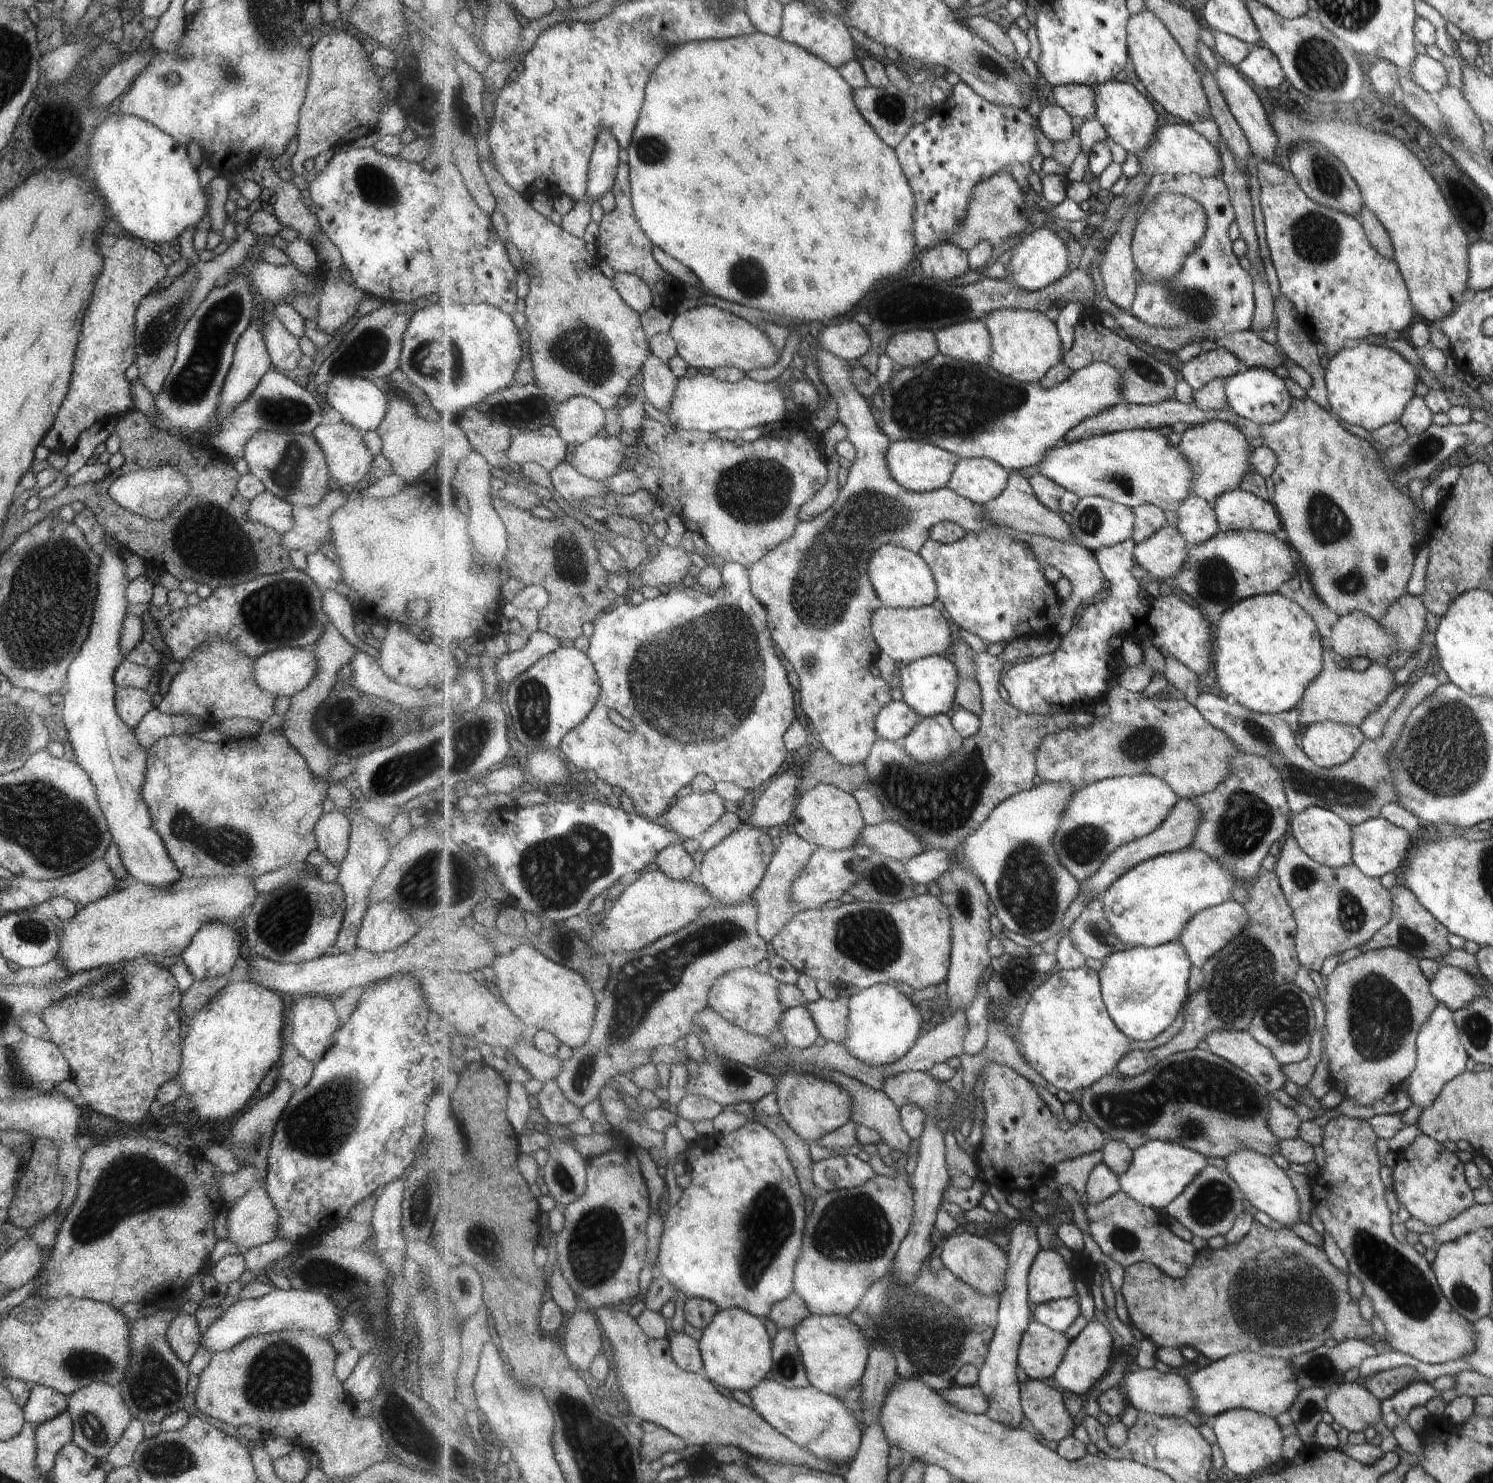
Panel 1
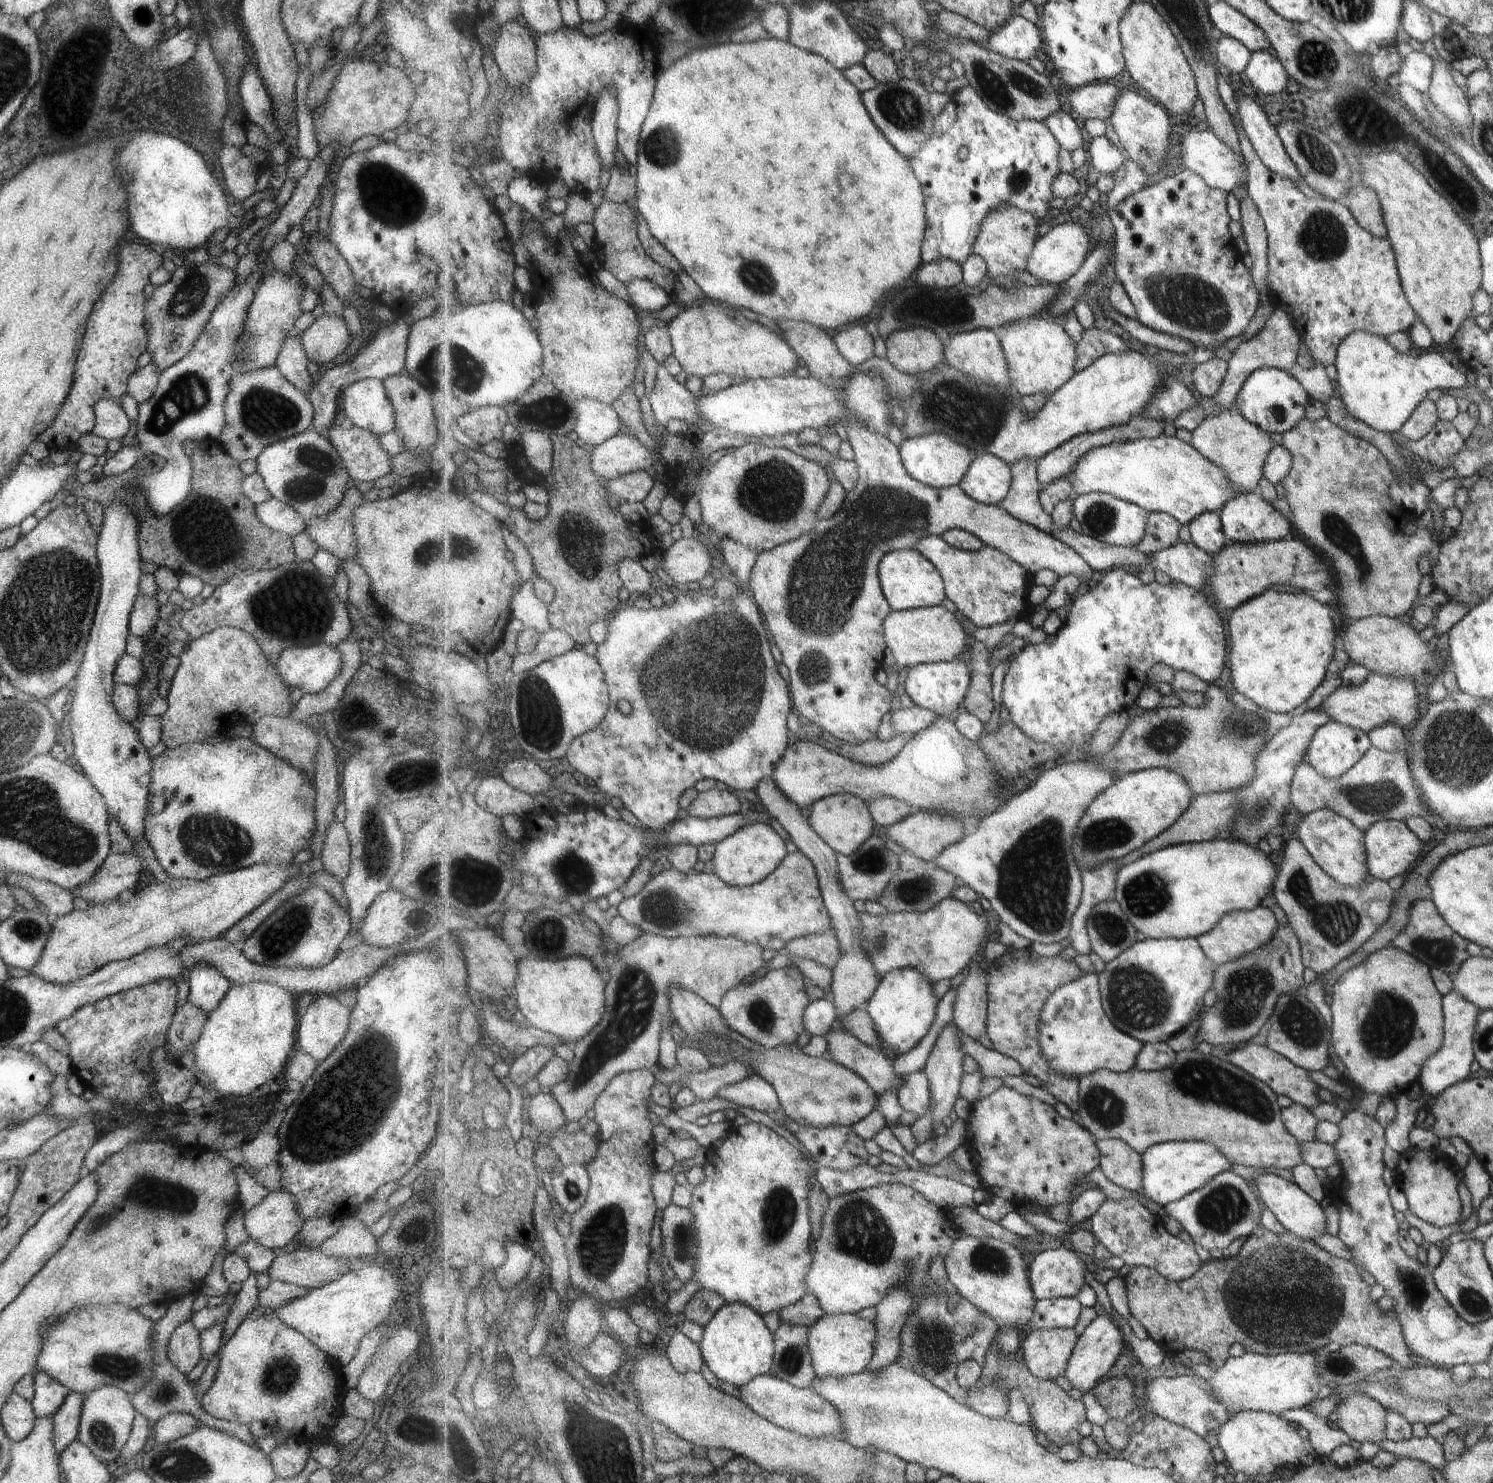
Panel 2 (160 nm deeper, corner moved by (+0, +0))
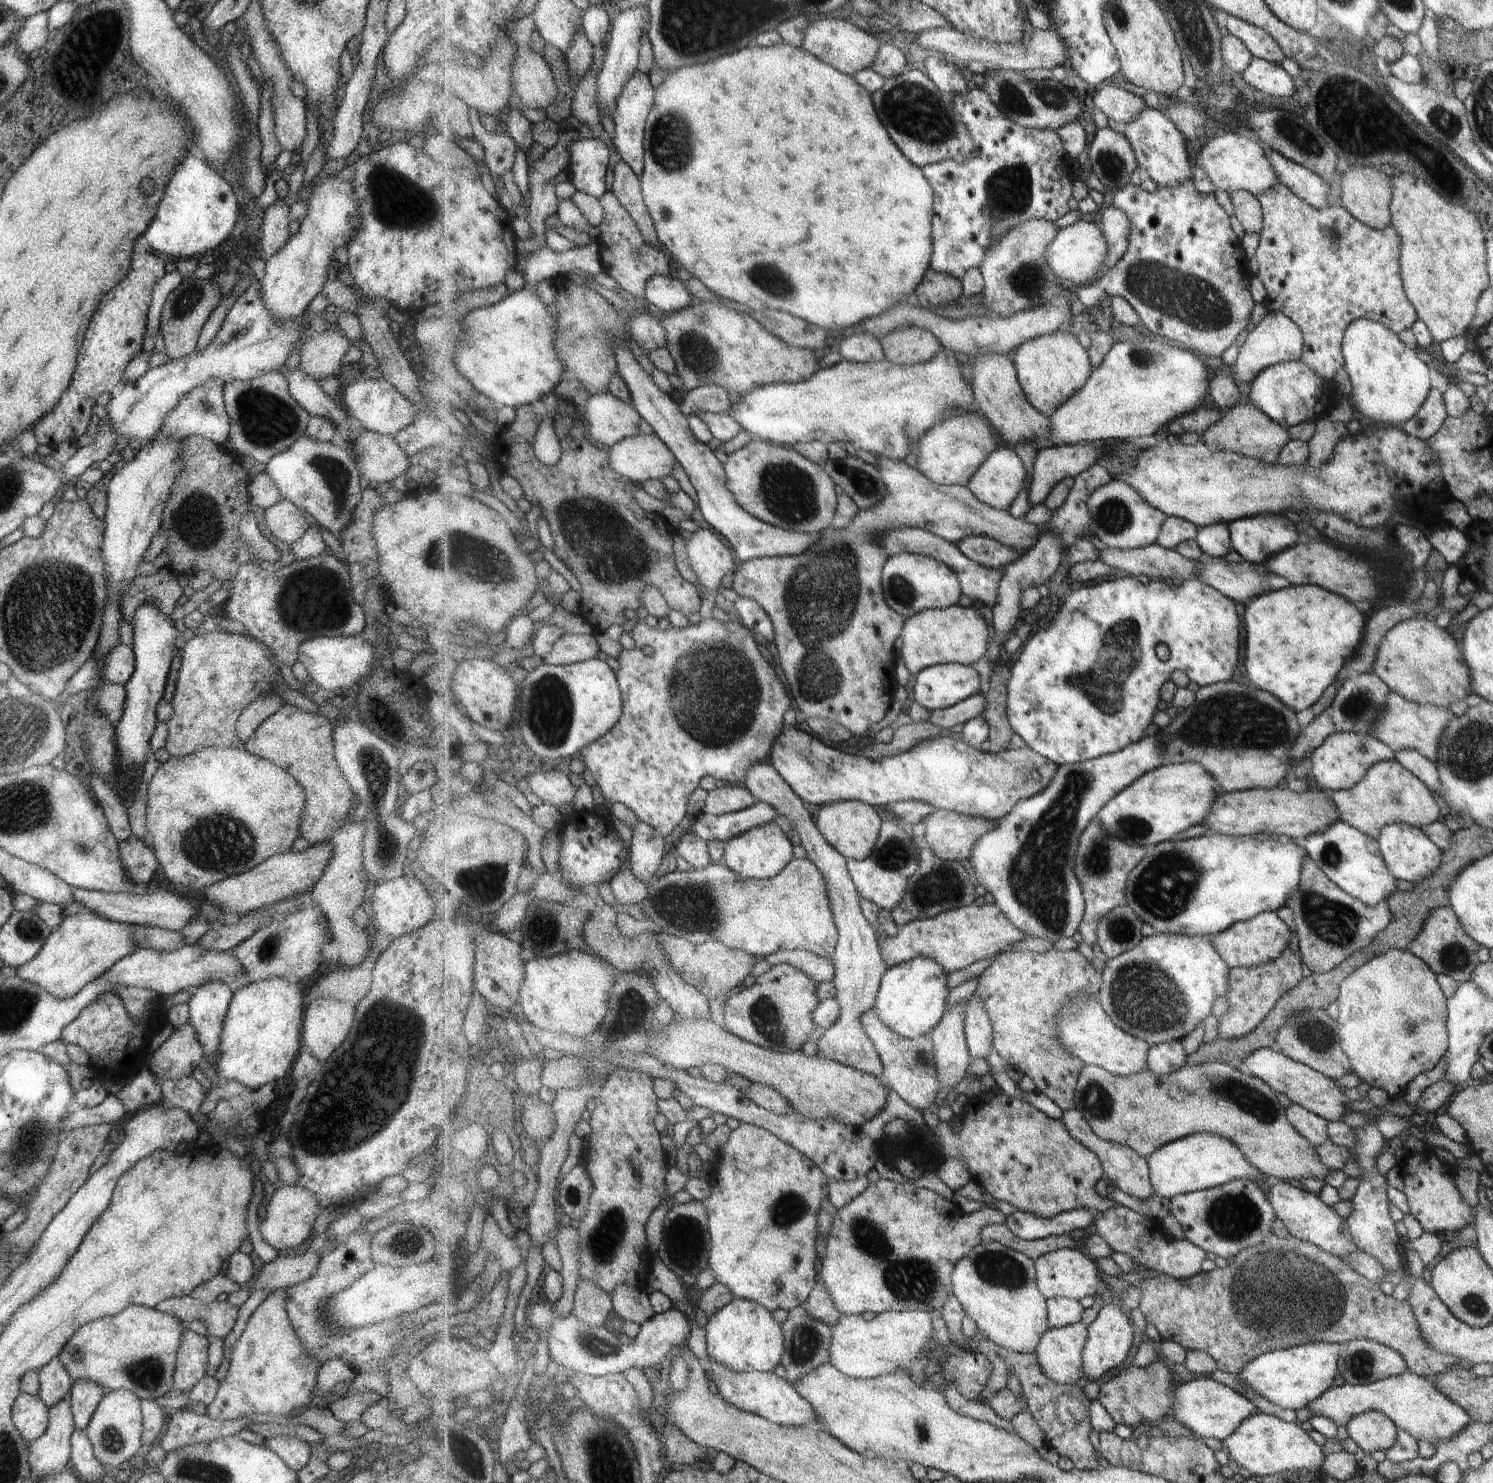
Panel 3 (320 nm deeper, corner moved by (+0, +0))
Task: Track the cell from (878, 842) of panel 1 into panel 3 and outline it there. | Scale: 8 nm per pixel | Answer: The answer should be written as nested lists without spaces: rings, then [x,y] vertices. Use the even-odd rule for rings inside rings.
[[[939,809],[929,815],[923,824],[933,852],[943,860],[960,861],[970,860],[978,840],[994,831],[998,822]]]

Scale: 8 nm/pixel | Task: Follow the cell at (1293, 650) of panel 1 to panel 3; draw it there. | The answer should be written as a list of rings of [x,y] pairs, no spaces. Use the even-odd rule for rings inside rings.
[[[1289,585],[1257,595],[1241,606],[1246,626],[1245,670],[1251,684],[1271,693],[1284,705],[1299,712],[1309,708],[1321,692],[1334,682],[1335,674],[1358,648],[1367,618],[1346,598],[1319,585]]]

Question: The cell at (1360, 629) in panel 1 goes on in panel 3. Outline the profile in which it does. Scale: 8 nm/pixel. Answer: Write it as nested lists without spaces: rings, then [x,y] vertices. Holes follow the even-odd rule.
[[[1415,617],[1398,622],[1386,632],[1379,644],[1371,672],[1375,673],[1391,692],[1402,696],[1405,700],[1448,710],[1451,703],[1465,700],[1473,693],[1470,689],[1470,672],[1463,657],[1455,639],[1445,629],[1437,627],[1433,620]]]

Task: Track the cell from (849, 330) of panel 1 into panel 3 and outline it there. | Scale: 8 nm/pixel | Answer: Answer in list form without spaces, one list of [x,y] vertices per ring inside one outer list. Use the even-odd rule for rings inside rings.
[[[863,331],[851,333],[843,338],[840,342],[839,353],[847,360],[860,363],[886,359],[882,342],[876,336]]]

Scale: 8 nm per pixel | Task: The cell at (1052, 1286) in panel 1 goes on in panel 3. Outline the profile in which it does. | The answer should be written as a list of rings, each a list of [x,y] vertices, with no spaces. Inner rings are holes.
[[[1064,1248],[1046,1254],[1036,1262],[1038,1270],[1038,1285],[1043,1294],[1048,1298],[1069,1297],[1070,1299],[1081,1300],[1085,1296],[1094,1297],[1102,1283],[1101,1270],[1096,1260],[1076,1248]]]

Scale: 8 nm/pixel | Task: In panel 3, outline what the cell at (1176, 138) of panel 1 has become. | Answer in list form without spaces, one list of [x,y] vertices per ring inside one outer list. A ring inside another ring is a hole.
[[[1235,129],[1208,140],[1200,149],[1197,161],[1201,162],[1202,168],[1205,169],[1217,190],[1225,192],[1242,190],[1258,197],[1269,191],[1275,184],[1279,184],[1261,145],[1251,140],[1249,135]]]

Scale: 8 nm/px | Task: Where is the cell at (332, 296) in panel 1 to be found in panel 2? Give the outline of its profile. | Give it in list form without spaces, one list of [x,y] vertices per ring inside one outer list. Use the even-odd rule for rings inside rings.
[[[323,313],[299,335],[306,357],[318,366],[341,354],[350,341],[342,316]]]

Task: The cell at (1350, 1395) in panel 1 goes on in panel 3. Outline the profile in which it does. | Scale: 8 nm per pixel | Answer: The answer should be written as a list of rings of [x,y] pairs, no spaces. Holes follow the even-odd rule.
[[[1367,1411],[1351,1417],[1345,1428],[1348,1438],[1364,1453],[1389,1450],[1396,1441],[1396,1426],[1377,1411]]]

